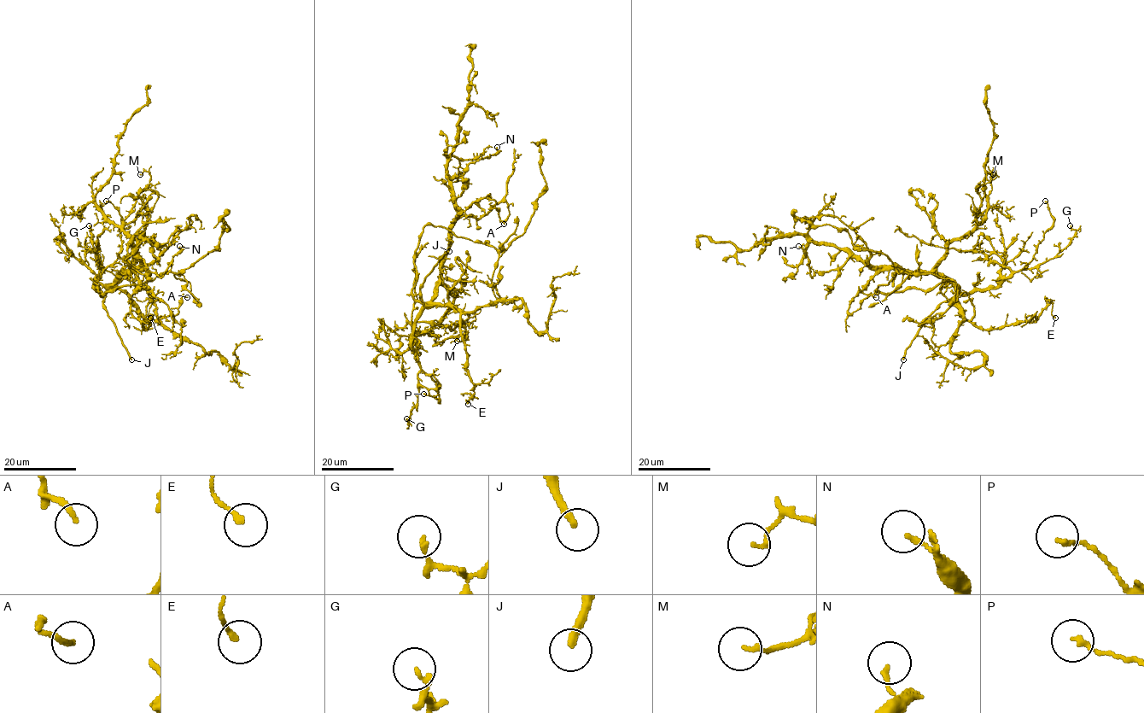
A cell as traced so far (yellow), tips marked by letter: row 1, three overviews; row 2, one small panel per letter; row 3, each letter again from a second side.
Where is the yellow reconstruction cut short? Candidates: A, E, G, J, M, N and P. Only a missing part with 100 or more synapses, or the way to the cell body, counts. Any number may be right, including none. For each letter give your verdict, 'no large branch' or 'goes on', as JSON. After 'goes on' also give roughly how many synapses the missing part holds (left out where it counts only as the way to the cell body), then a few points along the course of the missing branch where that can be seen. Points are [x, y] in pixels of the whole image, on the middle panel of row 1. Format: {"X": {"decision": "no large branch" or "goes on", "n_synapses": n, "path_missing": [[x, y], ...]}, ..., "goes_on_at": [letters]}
{"A": {"decision": "no large branch"}, "E": {"decision": "no large branch"}, "G": {"decision": "no large branch"}, "J": {"decision": "goes on", "path_missing": [[449, 251], [431, 281], [424, 306], [414, 314], [390, 316], [369, 324], [365, 316], [370, 309], [370, 312]]}, "M": {"decision": "no large branch"}, "N": {"decision": "no large branch"}, "P": {"decision": "no large branch"}, "goes_on_at": ["J"]}

